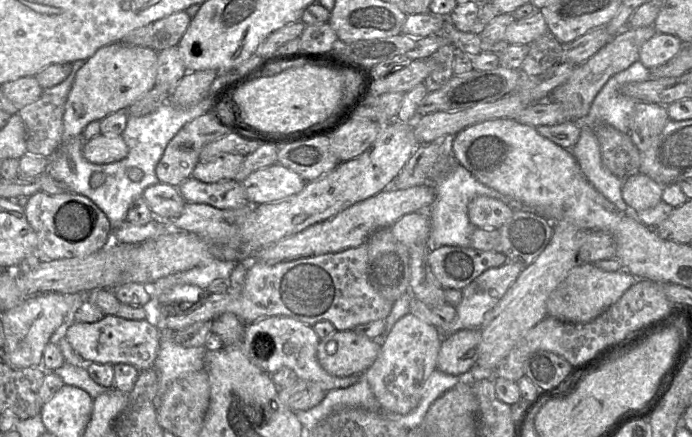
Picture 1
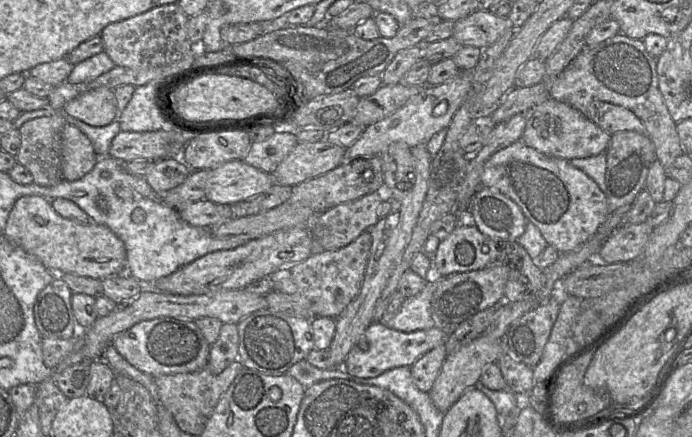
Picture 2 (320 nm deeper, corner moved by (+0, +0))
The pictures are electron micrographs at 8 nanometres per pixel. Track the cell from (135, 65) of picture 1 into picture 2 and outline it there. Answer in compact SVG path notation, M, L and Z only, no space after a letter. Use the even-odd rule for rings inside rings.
M66 123L61 134L61 171L65 181L73 182L88 174L100 157L90 139L76 126Z

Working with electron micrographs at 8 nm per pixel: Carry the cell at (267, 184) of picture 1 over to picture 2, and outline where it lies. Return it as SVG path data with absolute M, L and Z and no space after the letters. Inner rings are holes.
M232 160L209 169L205 199L221 205L243 202L266 192L275 181L271 174L243 160Z

